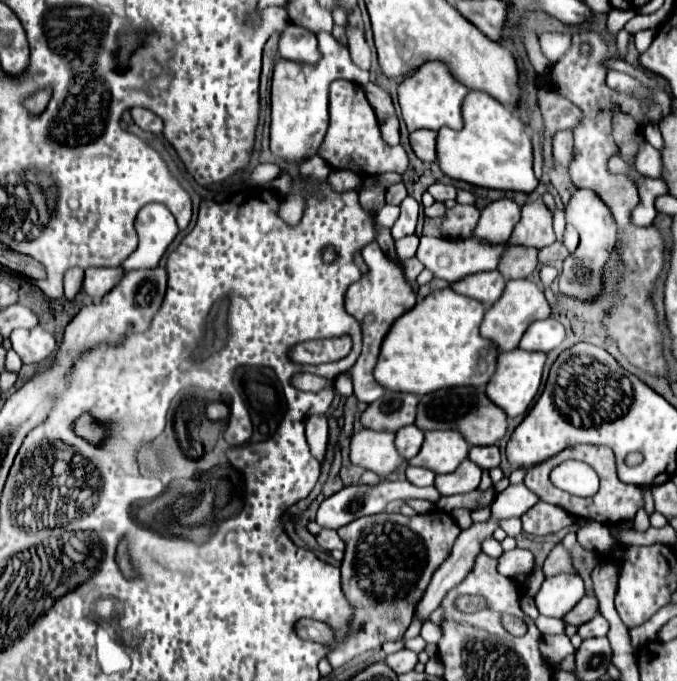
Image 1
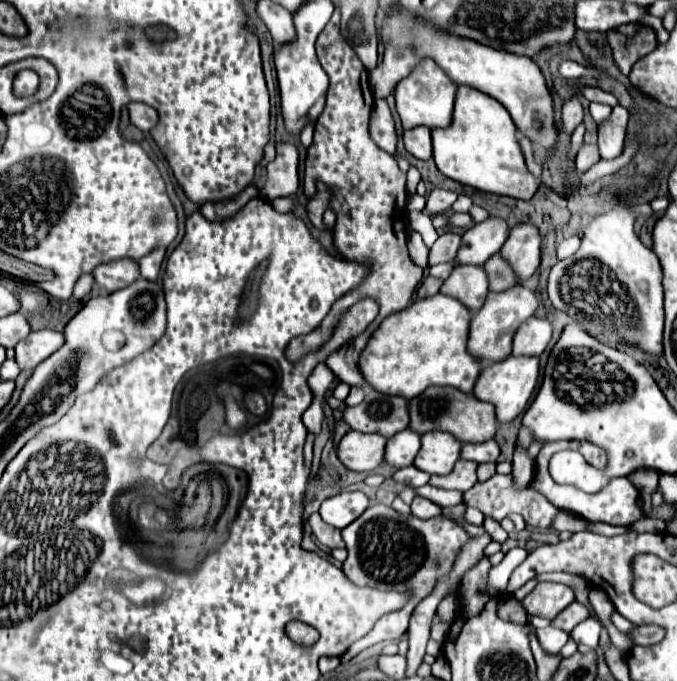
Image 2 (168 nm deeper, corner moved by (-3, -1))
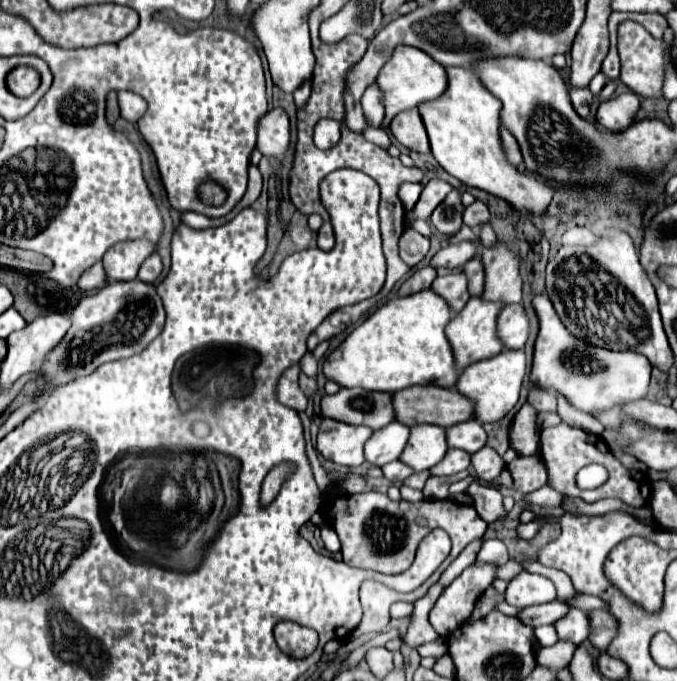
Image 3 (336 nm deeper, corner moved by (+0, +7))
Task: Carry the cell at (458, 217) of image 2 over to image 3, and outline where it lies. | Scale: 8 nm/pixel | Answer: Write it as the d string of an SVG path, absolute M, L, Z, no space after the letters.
M473 201L469 207L463 211L463 223L469 227L479 227L481 223L489 221L489 209L483 201Z

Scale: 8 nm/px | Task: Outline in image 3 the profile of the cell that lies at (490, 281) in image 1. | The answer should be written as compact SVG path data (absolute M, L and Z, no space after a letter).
M461 271L461 273L449 273L445 277L437 277L433 281L431 289L435 293L439 293L447 303L451 303L451 309L455 313L459 313L465 307L465 303L469 301L469 297L471 297L469 291L467 291L467 283L469 281L467 281L465 271Z

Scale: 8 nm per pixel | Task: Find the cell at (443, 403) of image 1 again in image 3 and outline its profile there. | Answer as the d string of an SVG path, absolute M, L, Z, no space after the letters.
M415 385L409 389L401 389L393 393L393 405L395 405L397 421L409 427L415 427L419 423L431 423L447 429L457 423L475 419L475 401L467 399L457 389L445 389L439 385Z

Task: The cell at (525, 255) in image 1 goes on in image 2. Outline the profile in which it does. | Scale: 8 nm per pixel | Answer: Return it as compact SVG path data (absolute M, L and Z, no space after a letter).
M496 253L484 263L488 281L490 281L490 291L506 291L516 285L516 277L512 267Z

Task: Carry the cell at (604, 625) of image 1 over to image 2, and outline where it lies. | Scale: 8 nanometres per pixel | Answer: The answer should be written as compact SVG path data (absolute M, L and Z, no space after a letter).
M588 617L586 621L582 621L578 627L572 629L570 637L576 641L576 643L584 643L588 645L590 649L596 649L598 647L598 639L600 639L600 623L592 617Z

